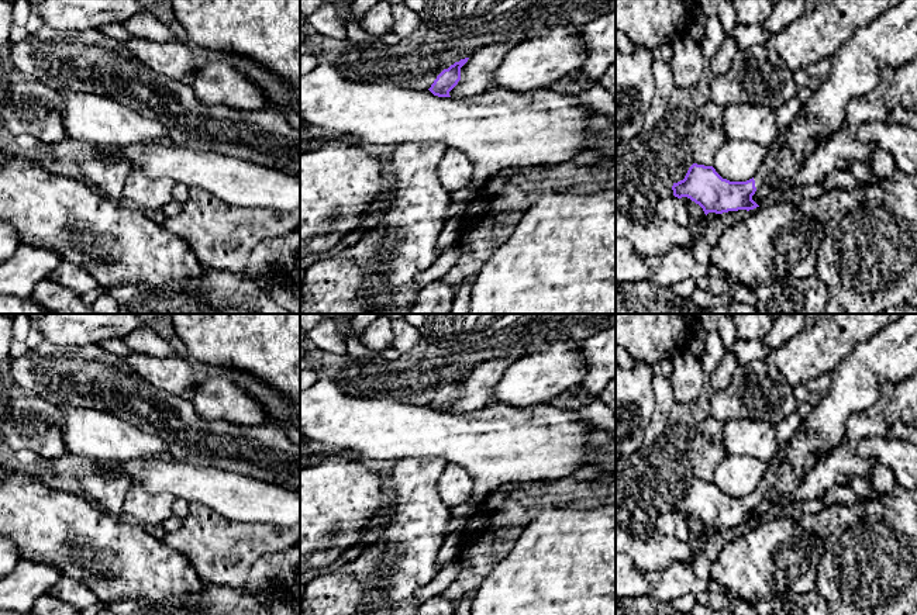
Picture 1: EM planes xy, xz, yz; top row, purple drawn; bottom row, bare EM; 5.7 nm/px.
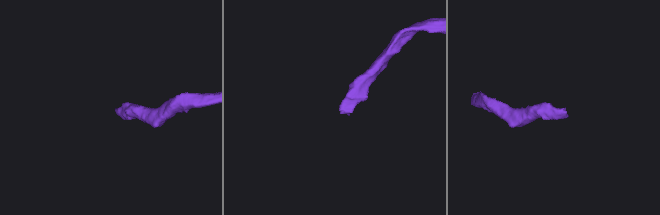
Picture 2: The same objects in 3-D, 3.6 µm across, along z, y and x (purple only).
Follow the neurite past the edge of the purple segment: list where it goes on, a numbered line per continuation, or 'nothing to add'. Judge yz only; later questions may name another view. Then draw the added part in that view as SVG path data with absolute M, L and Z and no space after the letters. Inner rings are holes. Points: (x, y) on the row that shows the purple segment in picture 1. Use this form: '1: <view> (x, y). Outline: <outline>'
1: yz (771, 162). Outline: M787 127L780 132L779 138L768 148L768 156L763 165L759 167L755 180L755 187L759 189L765 183L765 179L775 172L778 166L778 153L786 144Z

